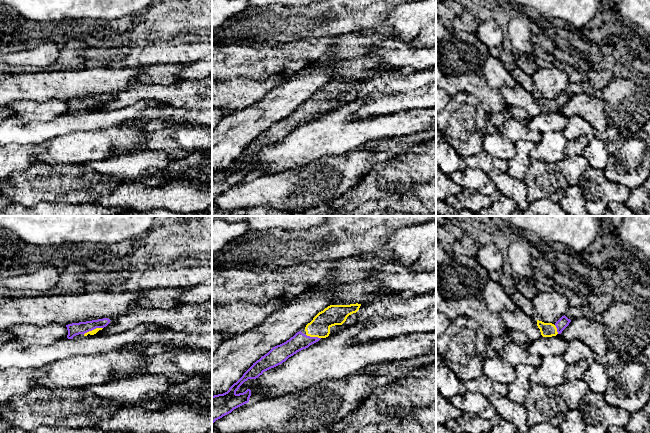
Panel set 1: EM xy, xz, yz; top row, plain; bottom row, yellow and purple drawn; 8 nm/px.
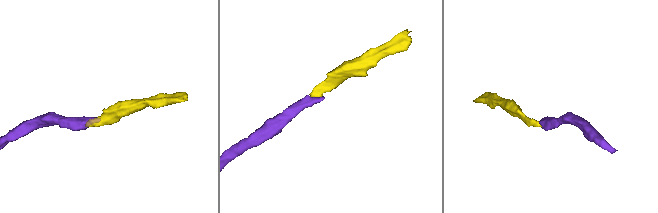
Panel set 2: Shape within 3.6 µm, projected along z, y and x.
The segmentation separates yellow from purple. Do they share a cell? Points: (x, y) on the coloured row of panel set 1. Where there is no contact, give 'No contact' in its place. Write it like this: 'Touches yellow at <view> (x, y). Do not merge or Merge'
Touches yellow at xy (92, 330). Merge

